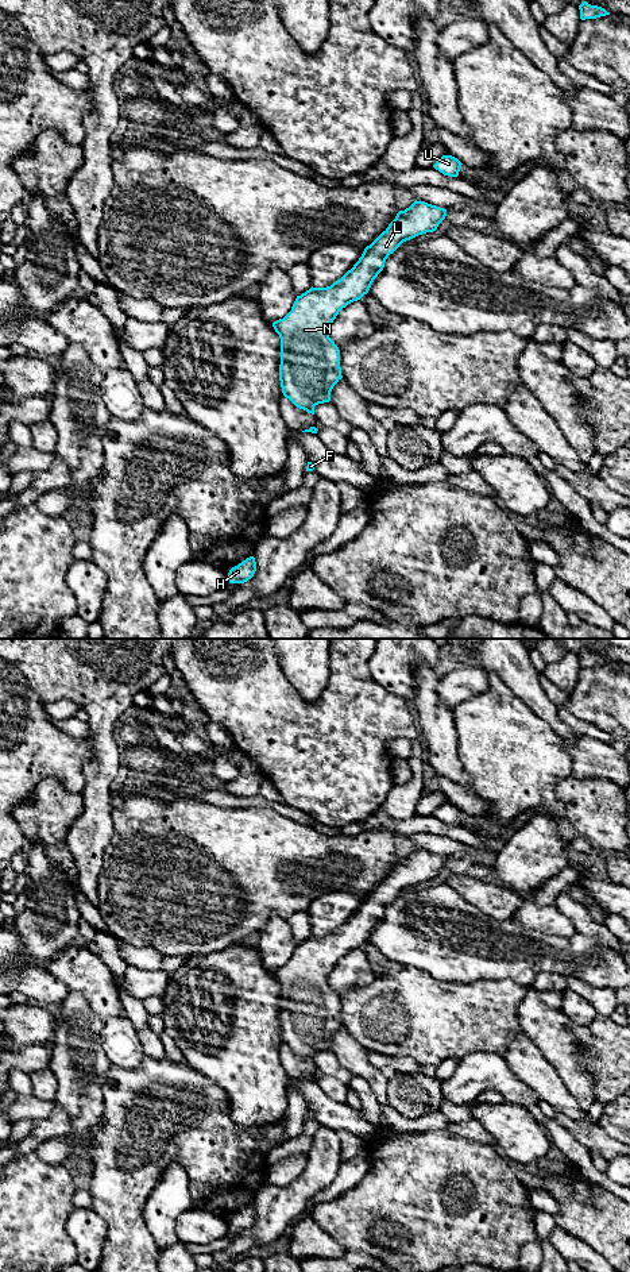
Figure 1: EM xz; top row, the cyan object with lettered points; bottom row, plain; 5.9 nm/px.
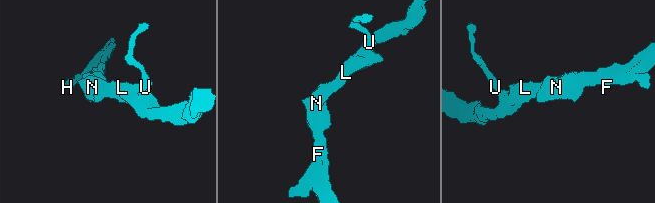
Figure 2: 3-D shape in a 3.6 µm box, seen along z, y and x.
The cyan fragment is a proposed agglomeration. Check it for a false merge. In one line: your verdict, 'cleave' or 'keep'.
keep

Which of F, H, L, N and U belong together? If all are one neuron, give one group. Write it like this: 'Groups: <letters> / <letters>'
Groups: F H L N U

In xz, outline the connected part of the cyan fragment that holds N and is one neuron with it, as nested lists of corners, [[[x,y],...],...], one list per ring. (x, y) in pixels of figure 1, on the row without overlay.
[[[416,848],[409,856],[397,862],[389,875],[364,897],[359,909],[340,928],[326,936],[312,934],[297,944],[291,959],[283,967],[273,971],[281,986],[279,1029],[282,1041],[297,1056],[314,1063],[314,1055],[329,1051],[333,1034],[343,1026],[340,998],[328,982],[339,960],[368,941],[389,903],[403,890],[436,879],[445,864],[447,857]]]

